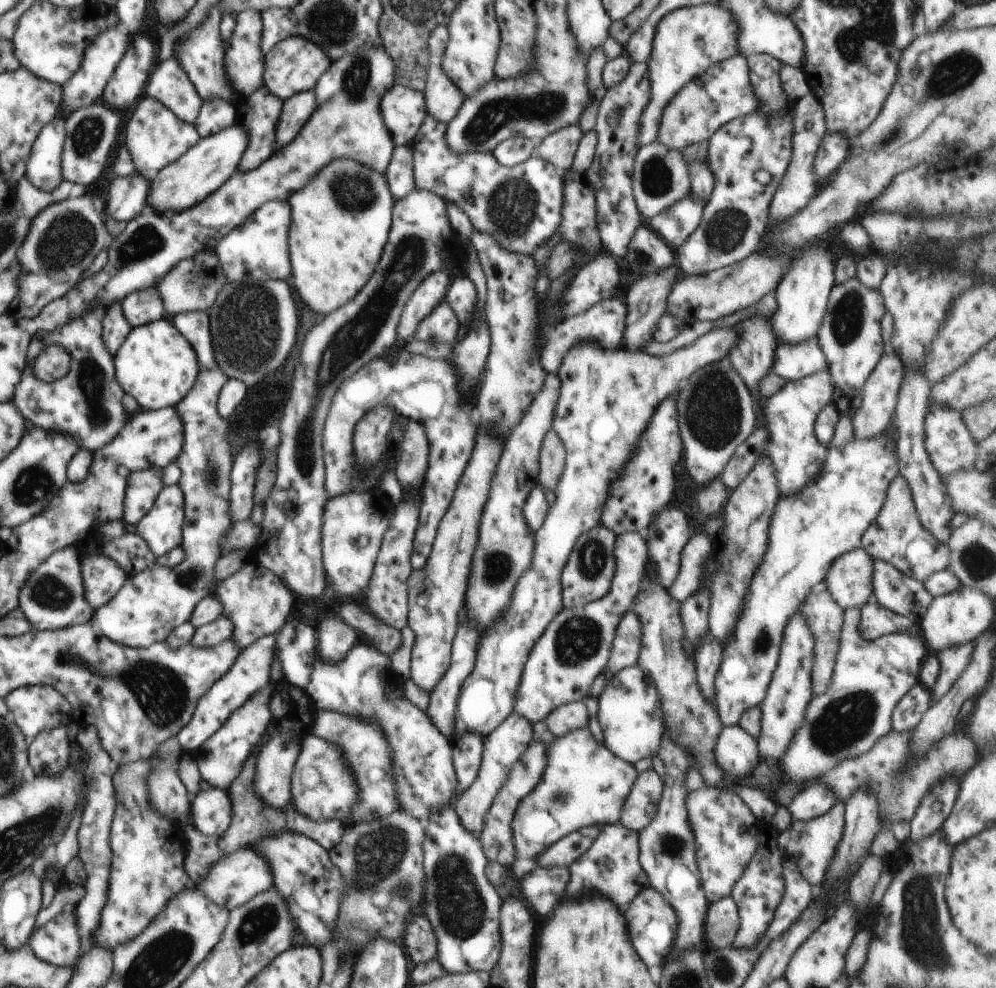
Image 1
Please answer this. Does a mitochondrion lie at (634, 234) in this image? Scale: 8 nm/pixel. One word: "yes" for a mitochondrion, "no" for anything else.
no

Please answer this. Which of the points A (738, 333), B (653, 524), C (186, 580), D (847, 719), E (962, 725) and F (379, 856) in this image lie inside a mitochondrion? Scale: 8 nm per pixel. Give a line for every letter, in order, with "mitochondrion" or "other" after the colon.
A: other
B: other
C: mitochondrion
D: mitochondrion
E: other
F: mitochondrion

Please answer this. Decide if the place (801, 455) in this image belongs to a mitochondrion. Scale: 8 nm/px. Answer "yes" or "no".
no

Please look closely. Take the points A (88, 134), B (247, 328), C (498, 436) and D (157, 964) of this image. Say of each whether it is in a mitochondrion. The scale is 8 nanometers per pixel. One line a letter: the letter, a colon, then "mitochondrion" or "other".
A: mitochondrion
B: mitochondrion
C: other
D: mitochondrion

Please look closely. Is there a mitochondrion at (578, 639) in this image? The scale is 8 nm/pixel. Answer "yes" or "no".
yes

